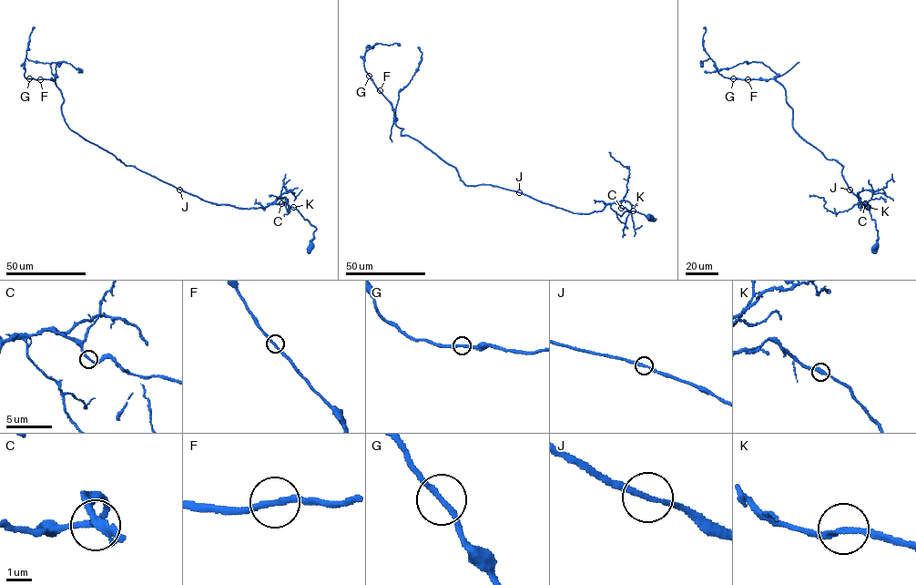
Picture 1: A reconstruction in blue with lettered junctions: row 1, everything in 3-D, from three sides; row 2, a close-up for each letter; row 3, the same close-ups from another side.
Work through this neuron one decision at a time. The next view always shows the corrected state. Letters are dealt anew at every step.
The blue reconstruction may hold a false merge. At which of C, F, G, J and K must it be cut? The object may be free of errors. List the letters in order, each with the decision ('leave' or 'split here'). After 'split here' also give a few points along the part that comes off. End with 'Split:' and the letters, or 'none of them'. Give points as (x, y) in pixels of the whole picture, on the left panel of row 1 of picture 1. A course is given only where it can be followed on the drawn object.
C: leave
F: leave
G: leave
J: leave
K: leave
Split: none of them

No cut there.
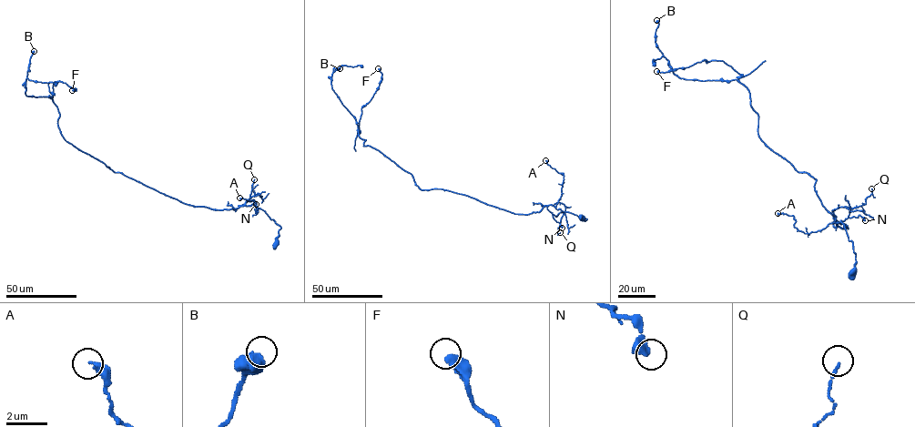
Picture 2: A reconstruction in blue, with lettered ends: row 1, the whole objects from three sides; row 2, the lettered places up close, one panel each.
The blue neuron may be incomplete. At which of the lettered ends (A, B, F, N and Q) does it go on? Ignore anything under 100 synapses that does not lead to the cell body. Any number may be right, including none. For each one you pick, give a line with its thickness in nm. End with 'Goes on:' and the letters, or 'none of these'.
Goes on: none of these

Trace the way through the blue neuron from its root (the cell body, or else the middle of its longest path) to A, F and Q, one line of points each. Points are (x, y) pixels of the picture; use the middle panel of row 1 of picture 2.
A: (582, 218), (555, 208), (562, 195), (563, 173), (559, 173), (545, 160)
F: (582, 218), (550, 205), (514, 214), (421, 189), (359, 135), (378, 68)
Q: (582, 218), (551, 205), (562, 203), (565, 207), (558, 228), (560, 232)

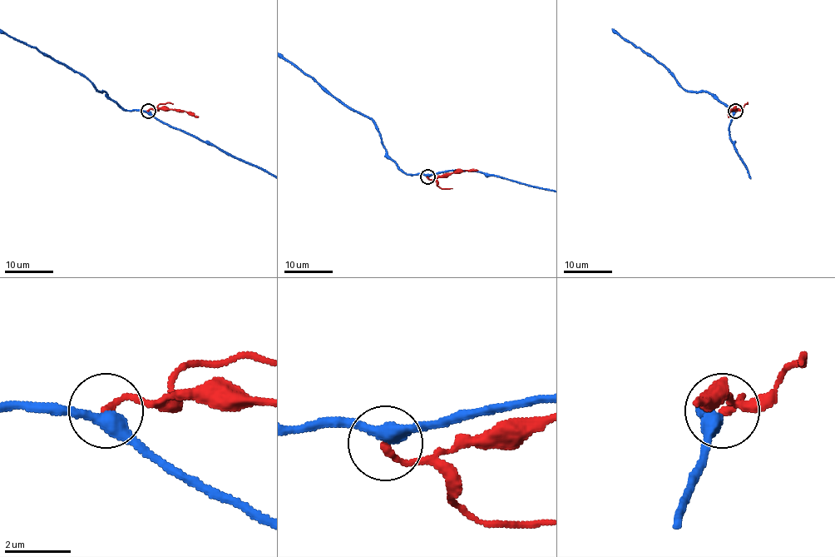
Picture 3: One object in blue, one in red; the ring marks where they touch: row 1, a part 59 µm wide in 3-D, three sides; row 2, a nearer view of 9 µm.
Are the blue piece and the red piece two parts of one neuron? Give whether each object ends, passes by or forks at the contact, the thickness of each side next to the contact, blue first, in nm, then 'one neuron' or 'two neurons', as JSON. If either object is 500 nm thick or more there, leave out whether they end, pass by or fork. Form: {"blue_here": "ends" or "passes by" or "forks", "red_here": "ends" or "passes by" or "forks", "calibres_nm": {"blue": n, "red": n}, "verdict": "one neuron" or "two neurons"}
{"blue_here": "passes by", "red_here": "ends", "calibres_nm": {"blue": 380, "red": 220}, "verdict": "two neurons"}

